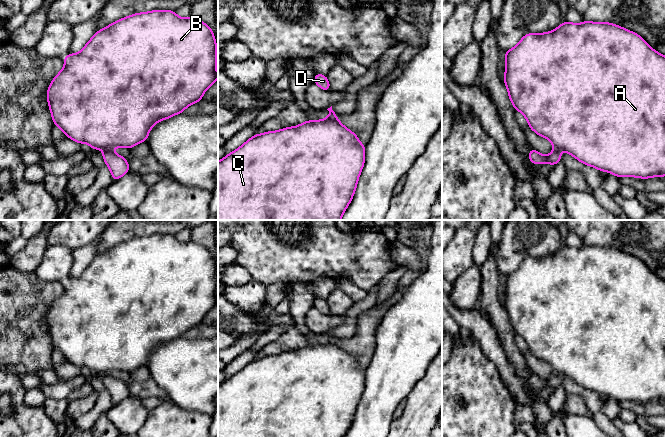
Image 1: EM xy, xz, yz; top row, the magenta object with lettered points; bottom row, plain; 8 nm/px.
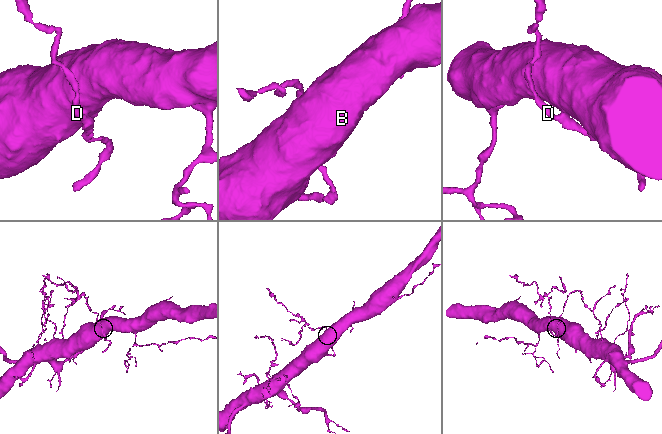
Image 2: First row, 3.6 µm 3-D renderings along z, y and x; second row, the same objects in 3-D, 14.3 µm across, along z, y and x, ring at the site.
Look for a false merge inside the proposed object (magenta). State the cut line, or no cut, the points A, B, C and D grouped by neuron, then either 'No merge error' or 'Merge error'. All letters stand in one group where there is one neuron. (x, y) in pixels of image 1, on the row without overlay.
Split along xy (105, 373), (108, 374). Groups: A B C / D. Merge error

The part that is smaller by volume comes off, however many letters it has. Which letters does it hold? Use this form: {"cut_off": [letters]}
{"cut_off": ["D"]}

